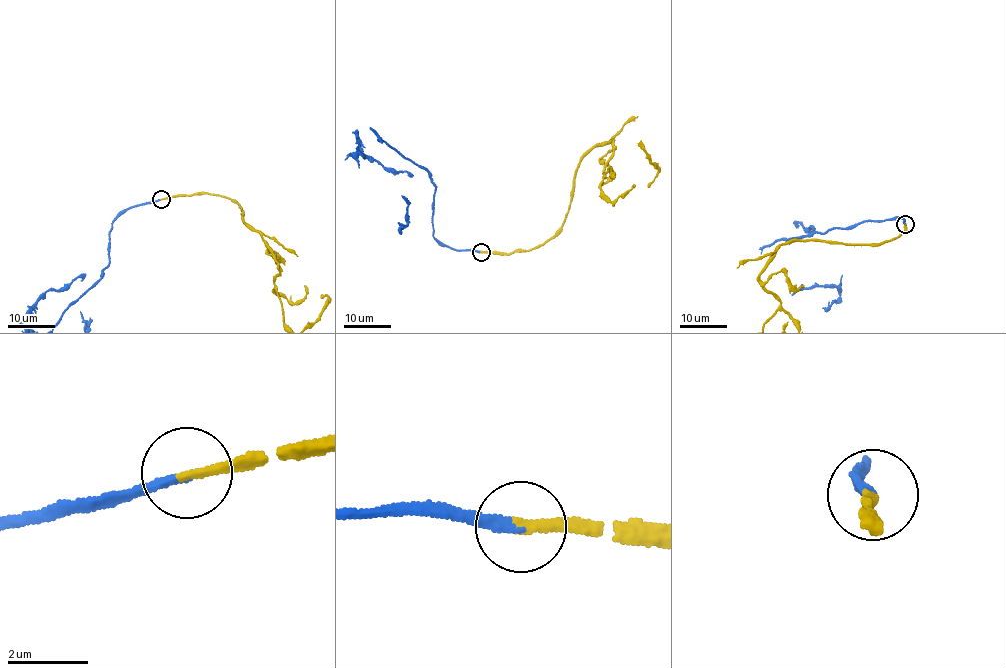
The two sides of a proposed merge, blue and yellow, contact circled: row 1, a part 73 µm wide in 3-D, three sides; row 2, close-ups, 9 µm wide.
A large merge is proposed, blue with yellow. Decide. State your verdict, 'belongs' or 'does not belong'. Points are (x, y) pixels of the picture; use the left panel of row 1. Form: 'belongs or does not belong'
belongs

